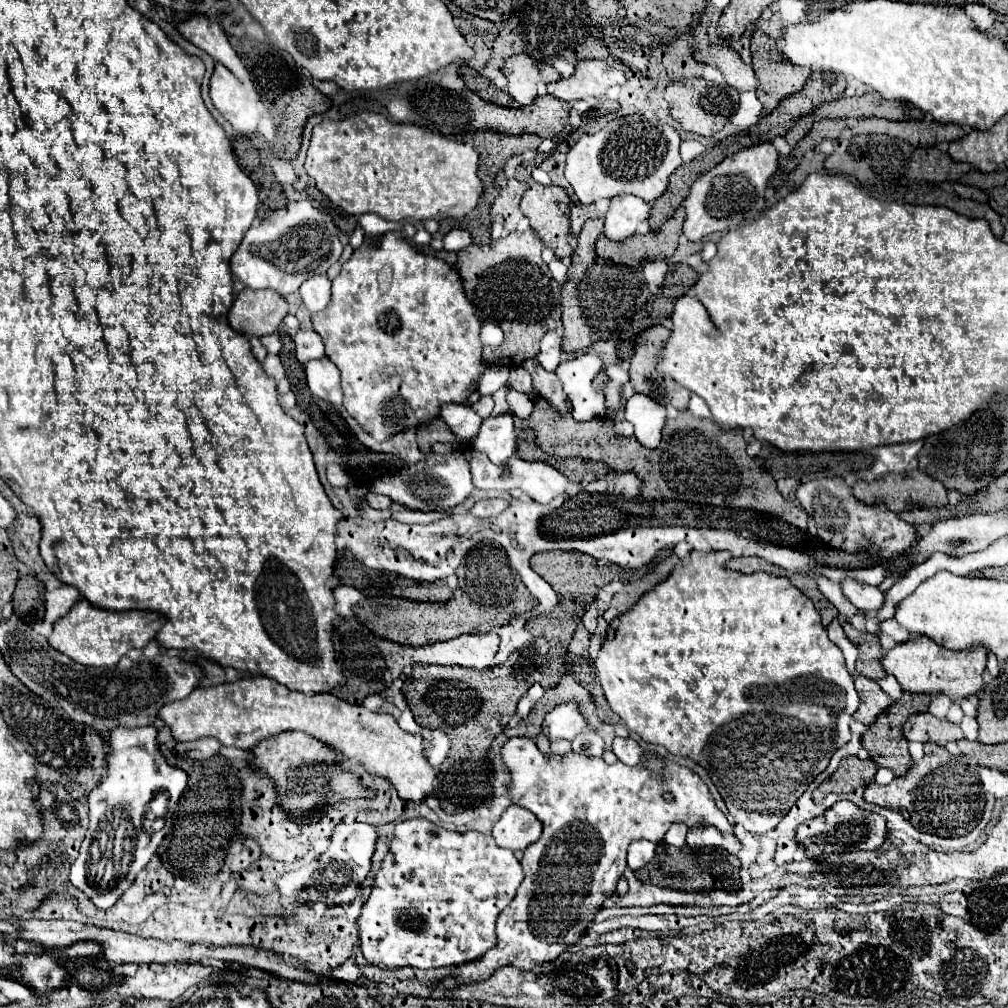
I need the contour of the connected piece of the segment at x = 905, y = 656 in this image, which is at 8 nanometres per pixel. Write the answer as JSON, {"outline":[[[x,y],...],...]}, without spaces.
{"outline":[[[914,637],[904,643],[896,643],[882,659],[886,673],[894,675],[904,691],[910,693],[946,693],[952,701],[976,695],[982,691],[982,673],[986,667],[986,649],[972,645],[964,651],[942,649],[928,637]]]}

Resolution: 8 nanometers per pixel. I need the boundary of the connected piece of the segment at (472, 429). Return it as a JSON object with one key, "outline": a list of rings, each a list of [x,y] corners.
{"outline":[[[446,403],[440,407],[440,419],[446,421],[446,425],[462,439],[476,439],[482,419],[468,407],[458,403]]]}

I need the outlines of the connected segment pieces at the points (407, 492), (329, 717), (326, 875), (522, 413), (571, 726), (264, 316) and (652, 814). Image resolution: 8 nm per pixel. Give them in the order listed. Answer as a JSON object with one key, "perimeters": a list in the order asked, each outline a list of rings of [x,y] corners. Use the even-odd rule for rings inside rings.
{"perimeters":[[[[428,453],[416,465],[410,465],[394,475],[384,475],[370,485],[372,493],[388,495],[398,505],[406,505],[422,511],[430,511],[430,509],[442,511],[442,509],[454,507],[462,503],[466,497],[470,497],[472,489],[474,485],[470,479],[470,465],[462,453],[448,453],[448,455]]],[[[244,677],[236,683],[196,687],[190,697],[164,705],[158,715],[178,741],[216,737],[222,745],[238,749],[254,749],[262,739],[284,731],[302,731],[346,759],[358,757],[370,775],[388,779],[404,801],[420,801],[434,793],[436,773],[426,763],[420,735],[402,731],[388,713],[368,711],[364,705],[352,705],[332,693],[306,695],[290,691],[270,677]]],[[[344,823],[334,825],[334,833],[330,837],[330,847],[320,857],[320,871],[314,873],[310,885],[306,885],[306,893],[302,899],[310,899],[310,903],[324,901],[326,905],[344,905],[350,903],[356,895],[356,887],[364,881],[370,871],[370,857],[376,847],[378,831],[368,823]]],[[[506,385],[506,401],[508,401],[508,411],[510,413],[514,413],[514,415],[518,415],[522,419],[530,417],[530,413],[532,413],[532,401],[528,399],[528,395],[518,393],[510,385]]],[[[568,701],[564,705],[558,705],[554,711],[550,711],[542,723],[544,733],[554,739],[568,739],[572,741],[578,733],[590,729],[588,719],[582,715],[580,705],[576,701]]],[[[244,289],[236,295],[234,305],[228,313],[230,327],[246,337],[264,337],[274,335],[282,323],[282,319],[288,315],[288,303],[282,295],[262,289],[252,291]]],[[[512,737],[502,747],[502,761],[510,771],[512,783],[500,797],[488,799],[488,807],[496,807],[500,813],[506,803],[520,805],[532,811],[544,829],[542,837],[524,851],[520,861],[524,881],[510,905],[498,915],[496,947],[486,957],[460,965],[446,985],[486,979],[494,969],[504,965],[534,969],[542,961],[554,961],[584,935],[588,923],[594,919],[592,915],[614,893],[626,869],[626,849],[632,841],[648,839],[660,843],[674,821],[682,821],[688,827],[714,825],[722,833],[732,833],[732,825],[716,807],[706,783],[692,769],[656,751],[646,751],[634,767],[622,761],[606,765],[602,757],[586,757],[574,751],[566,755],[552,753],[548,757],[536,747],[534,739]],[[652,757],[664,761],[664,773],[658,775],[646,767],[646,761]],[[662,791],[670,791],[674,801],[664,801]]]]}

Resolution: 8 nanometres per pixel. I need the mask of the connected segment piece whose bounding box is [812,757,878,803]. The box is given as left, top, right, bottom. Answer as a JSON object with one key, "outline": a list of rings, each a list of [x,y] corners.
{"outline":[[[846,757],[840,761],[836,773],[816,787],[812,797],[816,803],[822,803],[828,793],[852,793],[856,787],[872,783],[876,769],[878,765],[872,759]]]}

